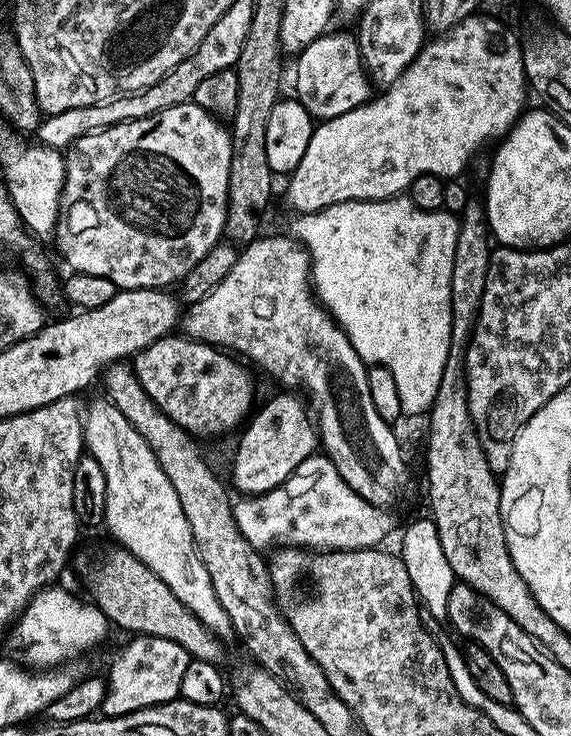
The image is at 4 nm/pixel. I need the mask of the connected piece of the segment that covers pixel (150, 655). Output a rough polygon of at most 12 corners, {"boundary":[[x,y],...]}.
{"boundary":[[133,635],[106,671],[106,716],[177,699],[193,660]]}

